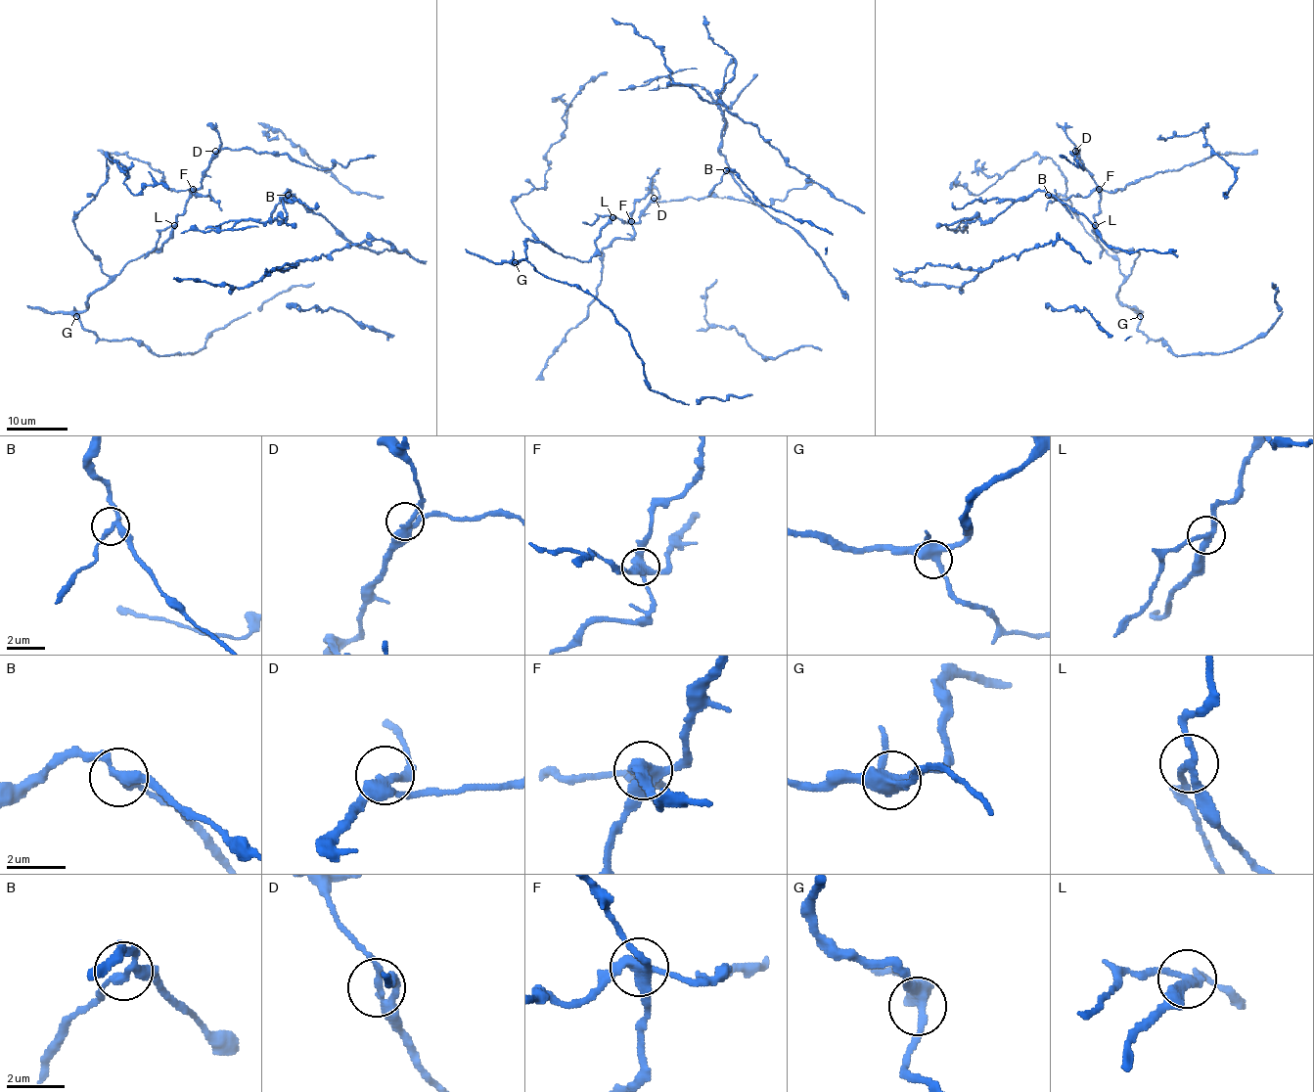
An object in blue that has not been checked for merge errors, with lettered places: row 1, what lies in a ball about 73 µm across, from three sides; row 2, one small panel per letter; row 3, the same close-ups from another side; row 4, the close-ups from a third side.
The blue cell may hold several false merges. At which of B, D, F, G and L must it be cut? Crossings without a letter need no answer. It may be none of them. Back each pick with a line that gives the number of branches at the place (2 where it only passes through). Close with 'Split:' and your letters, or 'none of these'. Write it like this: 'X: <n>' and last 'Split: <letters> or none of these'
F: 4
L: 3
Split: F, L

